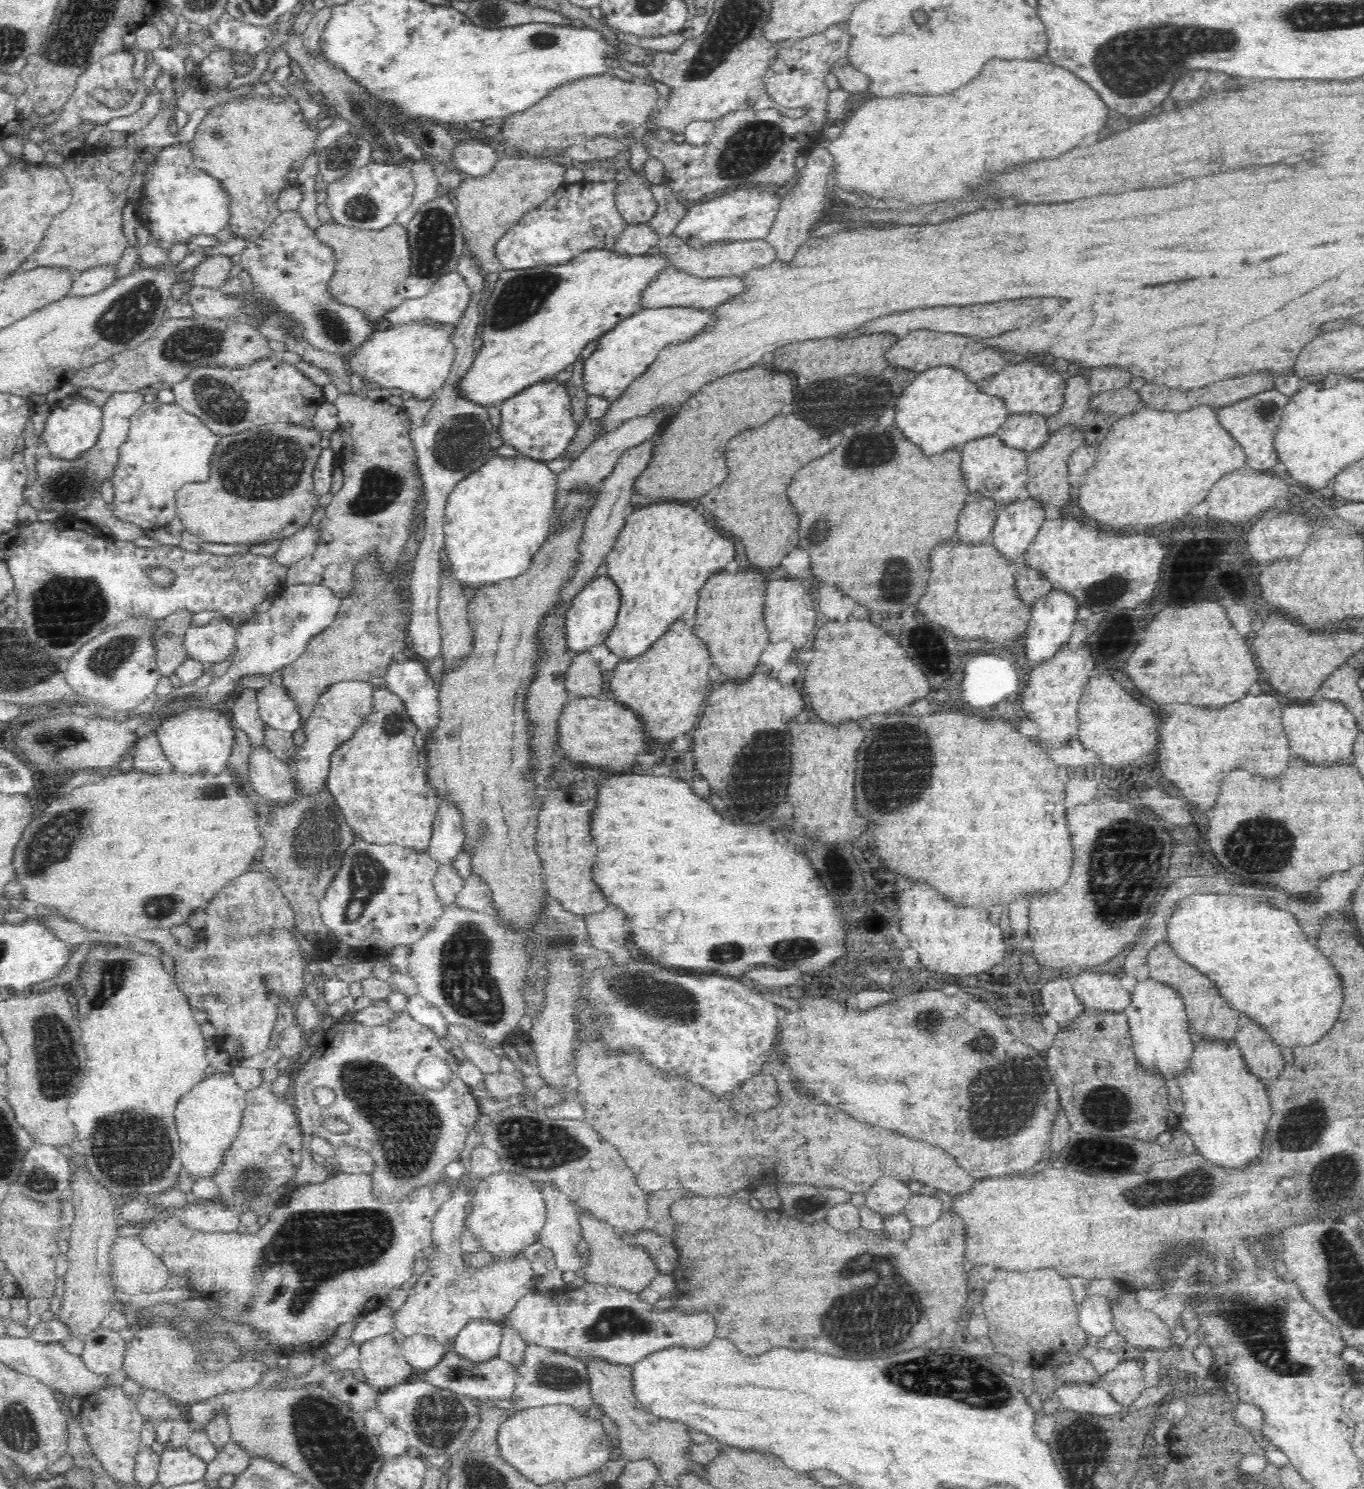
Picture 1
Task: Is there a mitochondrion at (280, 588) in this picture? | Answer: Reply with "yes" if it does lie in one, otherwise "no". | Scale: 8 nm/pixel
no

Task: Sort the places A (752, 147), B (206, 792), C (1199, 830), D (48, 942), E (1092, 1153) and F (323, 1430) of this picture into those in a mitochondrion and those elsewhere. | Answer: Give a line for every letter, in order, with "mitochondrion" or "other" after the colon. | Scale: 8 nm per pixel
A: mitochondrion
B: mitochondrion
C: other
D: other
E: mitochondrion
F: mitochondrion

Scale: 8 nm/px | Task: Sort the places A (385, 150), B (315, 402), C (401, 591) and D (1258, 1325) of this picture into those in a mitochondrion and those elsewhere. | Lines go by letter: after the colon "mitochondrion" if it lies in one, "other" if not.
A: mitochondrion
B: other
C: other
D: mitochondrion

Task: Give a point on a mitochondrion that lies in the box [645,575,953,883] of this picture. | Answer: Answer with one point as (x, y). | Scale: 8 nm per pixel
(751, 792)

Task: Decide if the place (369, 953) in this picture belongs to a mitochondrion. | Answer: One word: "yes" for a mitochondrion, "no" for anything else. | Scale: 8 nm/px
no

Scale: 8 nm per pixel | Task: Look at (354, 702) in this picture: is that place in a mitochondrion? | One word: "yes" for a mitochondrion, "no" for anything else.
no

